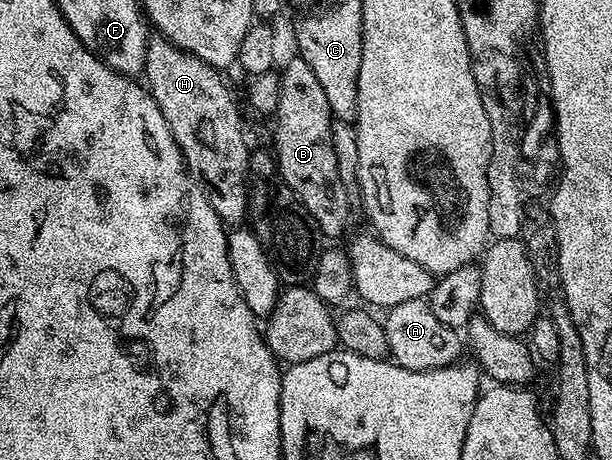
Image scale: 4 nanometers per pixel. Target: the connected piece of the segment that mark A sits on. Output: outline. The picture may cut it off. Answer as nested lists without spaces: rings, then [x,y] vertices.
[[[407,297],[403,303],[389,308],[384,315],[384,326],[388,337],[389,358],[398,366],[409,371],[431,371],[441,367],[453,367],[459,362],[462,347],[464,351],[464,339],[462,339],[455,328],[444,325],[436,318],[436,313],[432,313],[429,302],[422,297]]]

